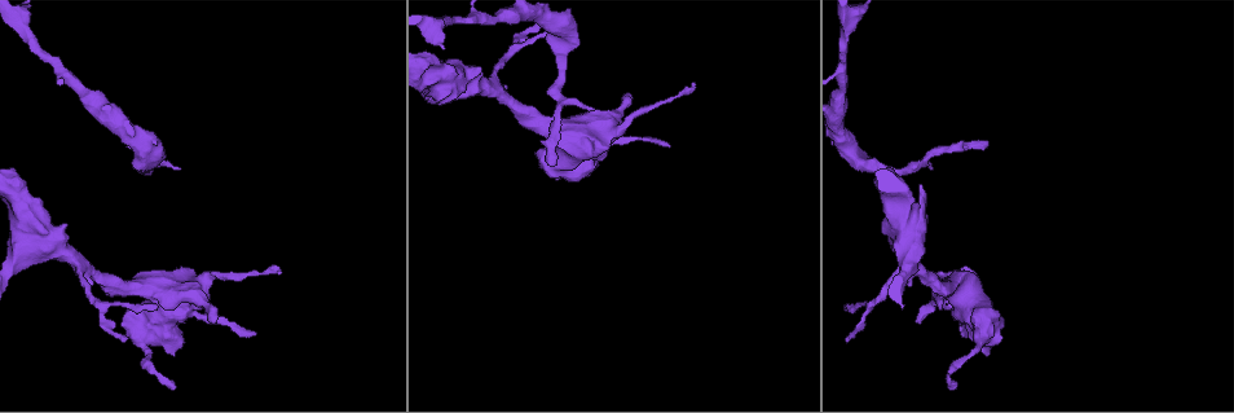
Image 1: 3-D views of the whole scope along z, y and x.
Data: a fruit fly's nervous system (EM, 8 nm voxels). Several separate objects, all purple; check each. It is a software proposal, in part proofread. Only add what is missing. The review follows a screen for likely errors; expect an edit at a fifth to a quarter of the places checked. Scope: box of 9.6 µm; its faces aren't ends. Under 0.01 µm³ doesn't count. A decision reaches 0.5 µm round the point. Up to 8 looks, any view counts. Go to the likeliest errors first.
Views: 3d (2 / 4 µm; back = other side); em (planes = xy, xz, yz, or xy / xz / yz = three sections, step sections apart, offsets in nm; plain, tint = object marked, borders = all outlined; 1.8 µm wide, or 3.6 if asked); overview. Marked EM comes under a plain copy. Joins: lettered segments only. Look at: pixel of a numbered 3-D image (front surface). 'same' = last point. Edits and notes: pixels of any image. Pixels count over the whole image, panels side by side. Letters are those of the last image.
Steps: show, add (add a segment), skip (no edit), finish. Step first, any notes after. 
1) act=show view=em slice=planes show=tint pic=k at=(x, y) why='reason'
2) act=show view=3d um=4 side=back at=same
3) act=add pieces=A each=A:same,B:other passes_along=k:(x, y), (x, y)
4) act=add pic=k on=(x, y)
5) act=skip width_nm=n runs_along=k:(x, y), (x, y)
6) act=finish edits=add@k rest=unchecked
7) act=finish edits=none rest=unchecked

act=show view=em slice=planes show=borders pic=1 at=(555, 163)

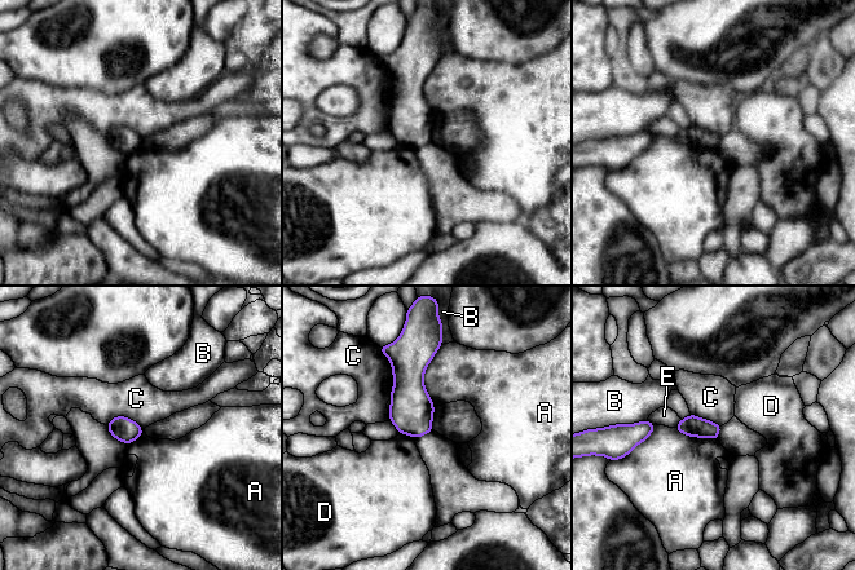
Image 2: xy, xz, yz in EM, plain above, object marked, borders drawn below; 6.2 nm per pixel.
act=skip width_nm=140 each=A:other,B:other,C:other,D:other,E:other border=2:(382, 353), (391, 366), (391, 398) found='no lettered segment goes on from it'

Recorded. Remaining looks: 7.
act=show view=3d um=4 pic=1 at=(277, 272) why='an open end'

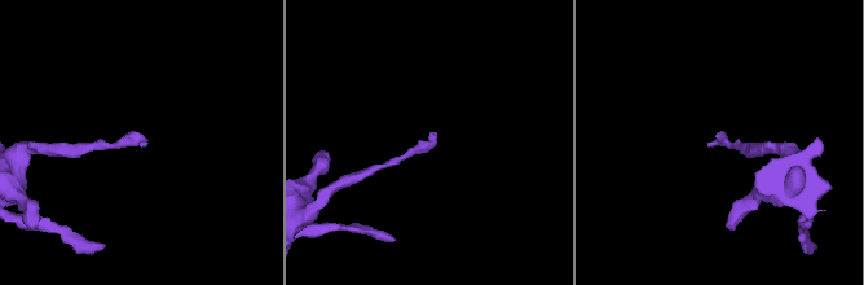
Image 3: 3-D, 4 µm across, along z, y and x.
act=show view=em slice=yz step=8 show=borders pic=3 at=(144, 143) why='shape alone is not enough'

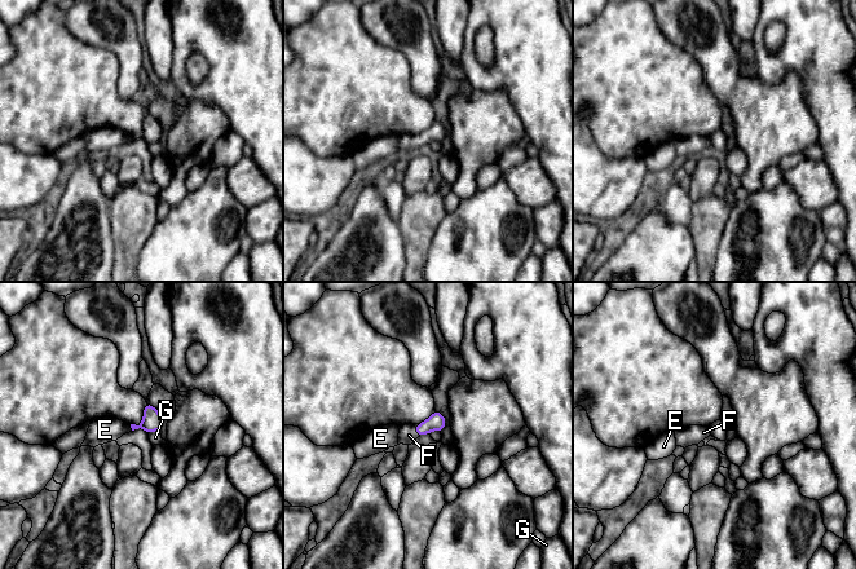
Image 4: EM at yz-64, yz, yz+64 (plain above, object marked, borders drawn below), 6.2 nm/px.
act=add pieces=F width_nm=110 each=E:other,F:same,G:other passes_along=4:(436, 422), (415, 431), (406, 436) found='the cell continues'

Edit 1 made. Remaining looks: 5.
act=finish edits=add@4 rest=unchecked

